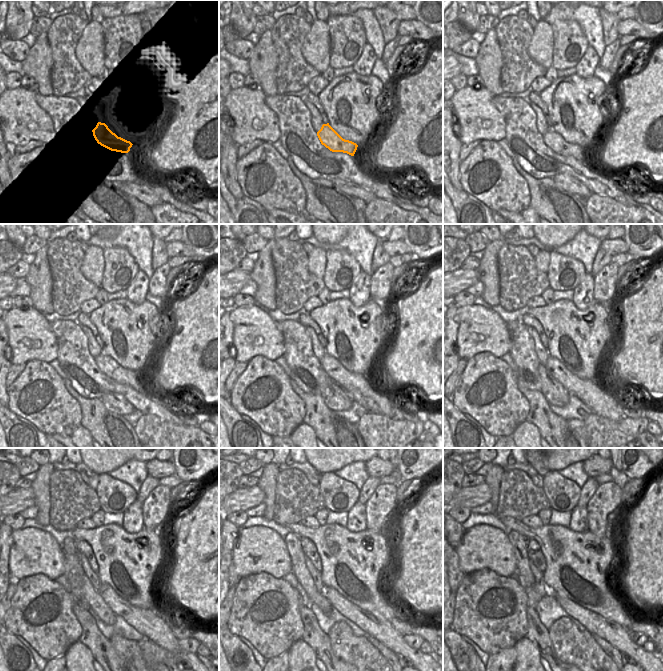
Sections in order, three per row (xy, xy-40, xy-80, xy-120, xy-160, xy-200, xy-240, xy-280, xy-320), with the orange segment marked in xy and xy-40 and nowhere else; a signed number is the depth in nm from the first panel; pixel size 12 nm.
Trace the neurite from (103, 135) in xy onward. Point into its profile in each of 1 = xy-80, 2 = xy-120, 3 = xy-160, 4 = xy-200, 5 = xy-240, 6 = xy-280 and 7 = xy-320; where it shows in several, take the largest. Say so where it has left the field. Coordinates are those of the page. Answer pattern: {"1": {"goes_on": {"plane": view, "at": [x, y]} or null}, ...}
{"1": {"goes_on": {"plane": "xy-80", "at": [552, 139]}}, "2": {"goes_on": {"plane": "xy-120", "at": [107, 365]}}, "3": {"goes_on": {"plane": "xy-160", "at": [349, 381]}}, "4": {"goes_on": {"plane": "xy-200", "at": [601, 402]}}, "5": {"goes_on": {"plane": "xy-240", "at": [151, 623]}}, "6": {"goes_on": {"plane": "xy-280", "at": [380, 629]}}, "7": {"goes_on": {"plane": "xy-320", "at": [611, 631]}}}

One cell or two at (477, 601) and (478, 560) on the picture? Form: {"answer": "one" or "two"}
{"answer": "two"}

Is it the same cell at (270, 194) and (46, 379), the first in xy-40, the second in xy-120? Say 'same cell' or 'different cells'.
same cell

